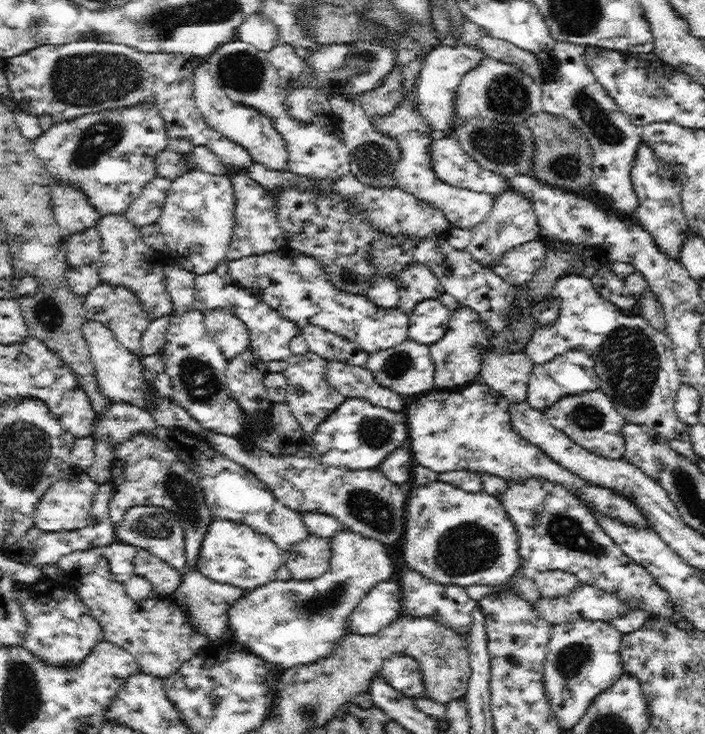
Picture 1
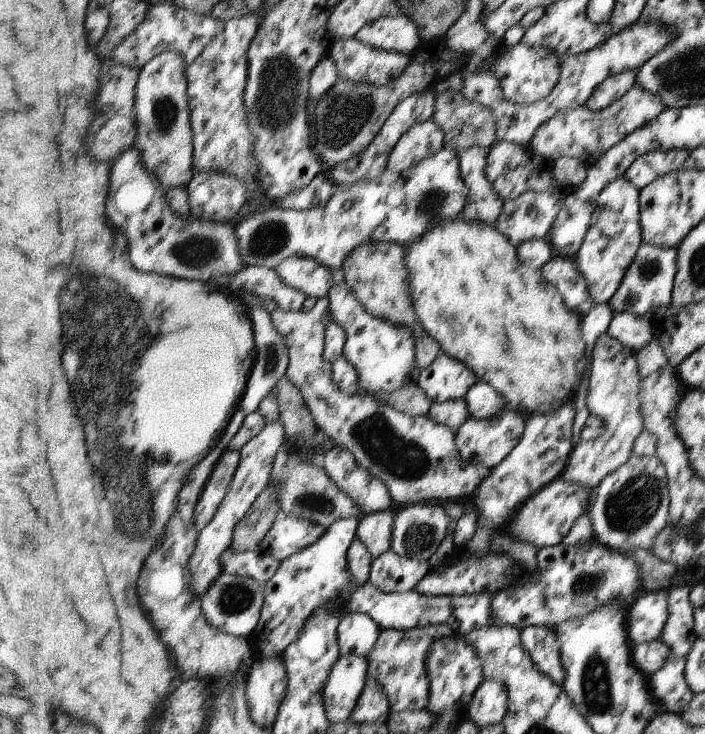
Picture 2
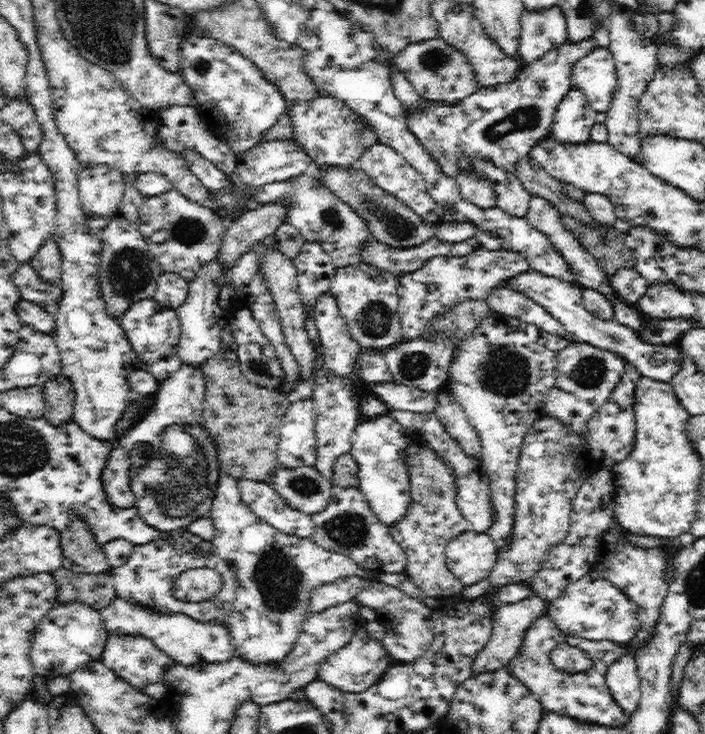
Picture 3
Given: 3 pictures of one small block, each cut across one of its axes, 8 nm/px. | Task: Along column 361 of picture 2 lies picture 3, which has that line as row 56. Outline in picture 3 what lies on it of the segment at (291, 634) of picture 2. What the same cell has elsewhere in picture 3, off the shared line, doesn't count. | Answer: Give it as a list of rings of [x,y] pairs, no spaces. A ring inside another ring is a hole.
[[[598,47],[593,52],[590,52],[589,56],[578,60],[572,66],[571,72],[571,84],[574,88],[578,89],[579,92],[588,99],[590,107],[596,113],[608,113],[612,97],[617,86],[618,76],[615,68],[616,62],[612,57],[610,51],[606,47]]]

